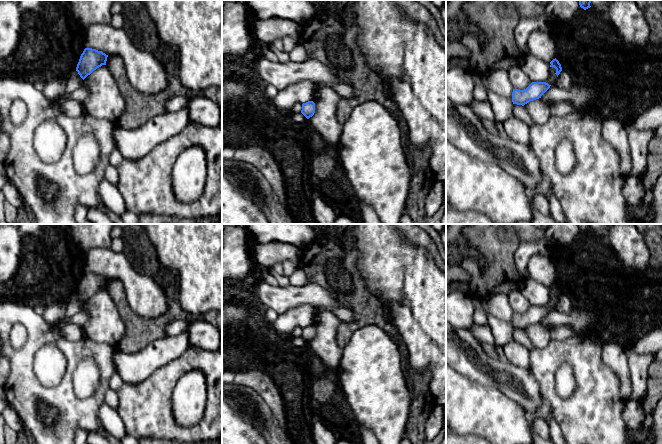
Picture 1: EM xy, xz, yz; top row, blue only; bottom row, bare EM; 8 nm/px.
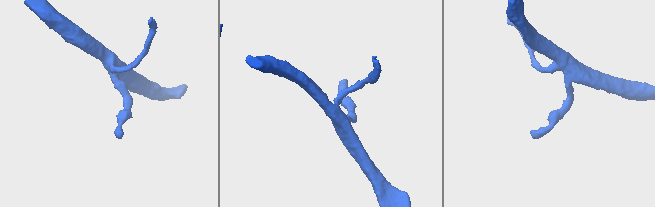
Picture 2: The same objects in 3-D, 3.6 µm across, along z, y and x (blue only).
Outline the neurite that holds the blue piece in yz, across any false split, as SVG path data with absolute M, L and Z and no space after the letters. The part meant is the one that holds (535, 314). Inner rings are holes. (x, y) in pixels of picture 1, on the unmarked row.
M532 306L524 314L513 313L512 326L513 328L524 330L530 325L541 322L550 310L546 306Z

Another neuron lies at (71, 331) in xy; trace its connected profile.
M77 295L70 296L70 298L66 301L65 315L57 324L59 332L64 338L69 340L80 340L84 337L82 327L66 321L68 317L73 316L75 313L80 311L82 307L83 303L80 301Z

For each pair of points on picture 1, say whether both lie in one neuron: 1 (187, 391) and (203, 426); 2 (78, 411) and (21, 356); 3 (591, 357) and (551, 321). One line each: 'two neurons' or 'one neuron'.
1: two neurons
2: one neuron
3: two neurons

